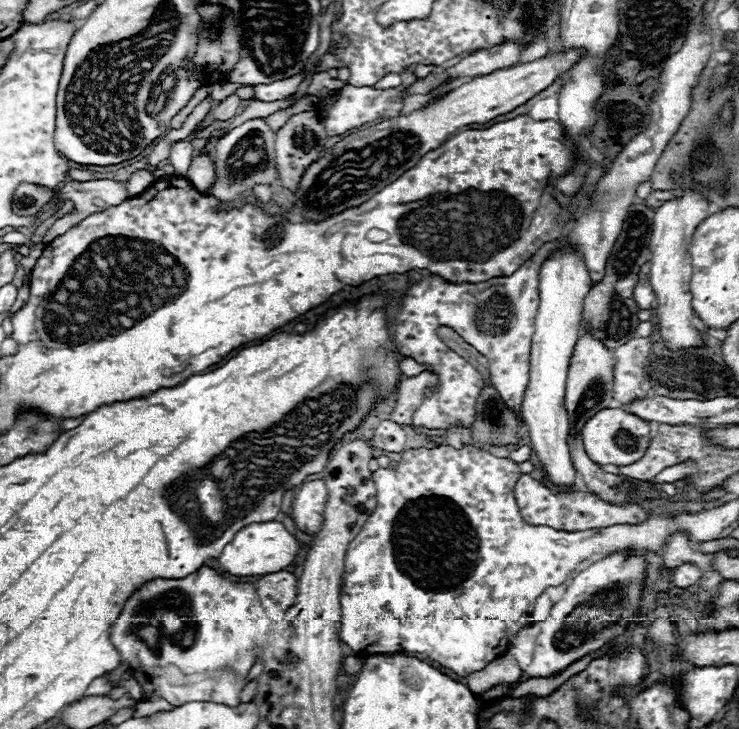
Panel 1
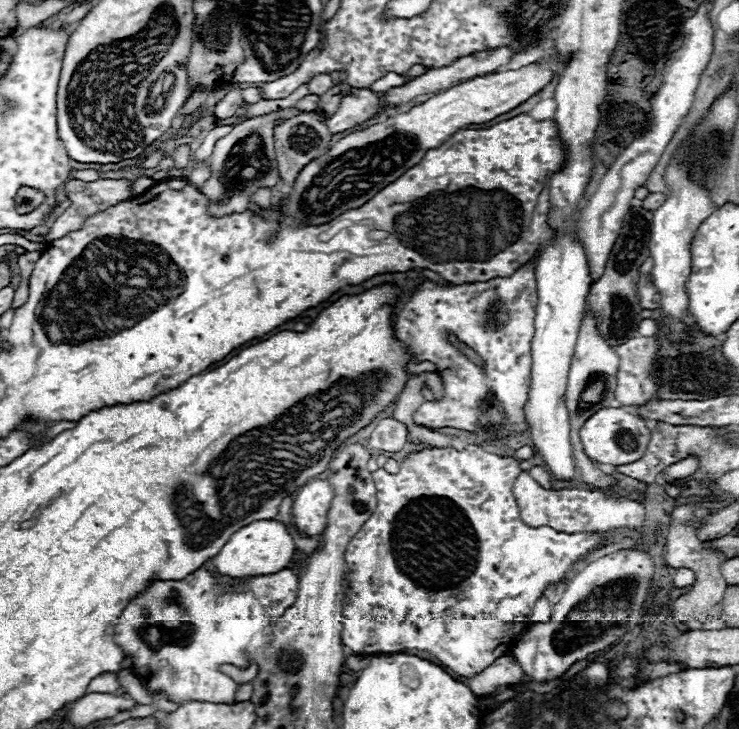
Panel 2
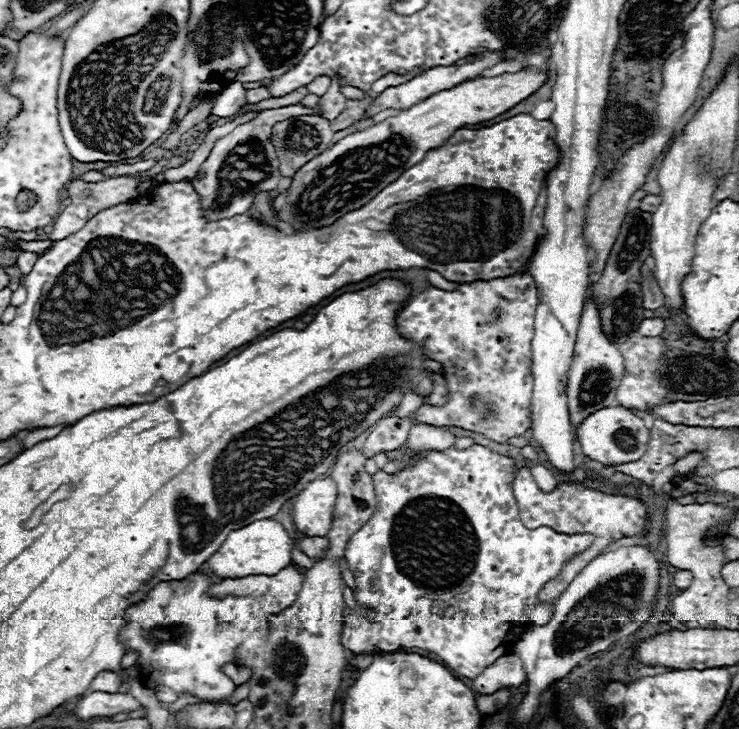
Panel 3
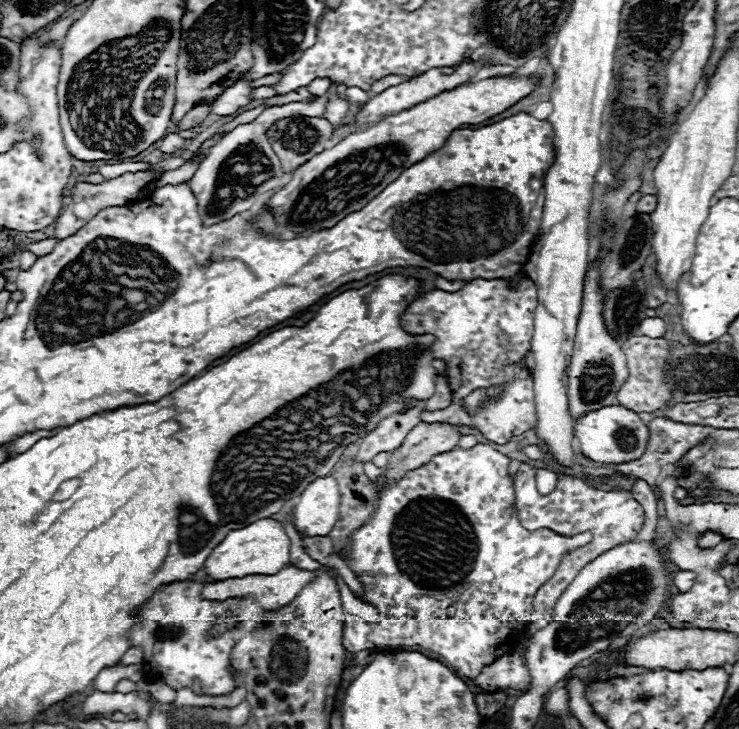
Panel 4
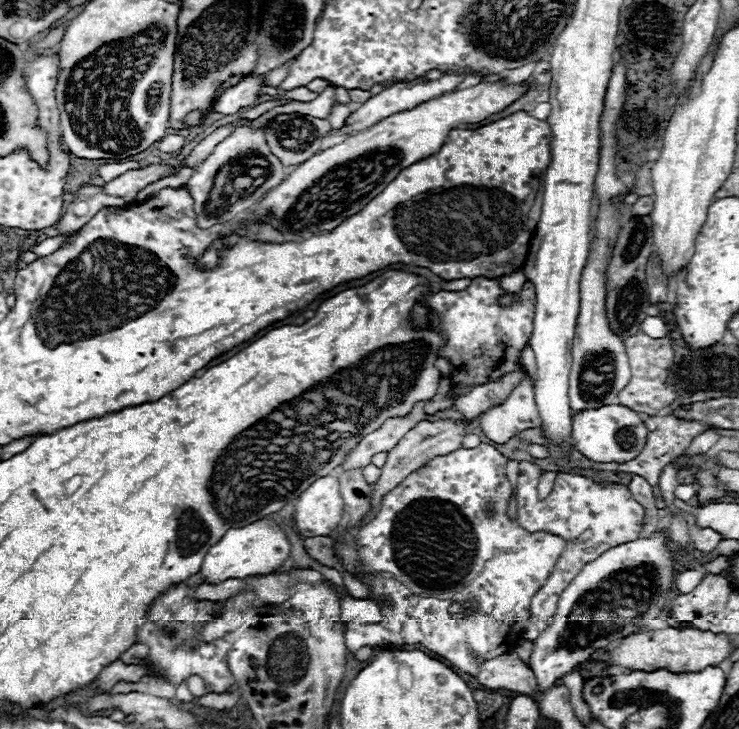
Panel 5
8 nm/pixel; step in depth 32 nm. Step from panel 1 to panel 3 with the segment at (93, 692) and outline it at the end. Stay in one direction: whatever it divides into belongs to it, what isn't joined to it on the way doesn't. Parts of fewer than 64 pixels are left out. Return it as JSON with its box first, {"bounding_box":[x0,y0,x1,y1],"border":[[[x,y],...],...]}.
{"bounding_box":[88,672,120,692],"border":[[[100,672],[92,682],[88,692],[118,692],[120,686],[120,672]]]}

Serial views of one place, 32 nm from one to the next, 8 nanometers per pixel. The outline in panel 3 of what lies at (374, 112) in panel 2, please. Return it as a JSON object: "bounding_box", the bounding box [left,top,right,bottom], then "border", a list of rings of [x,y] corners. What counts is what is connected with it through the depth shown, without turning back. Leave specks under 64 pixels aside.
{"bounding_box":[330,92,374,132],"border":[[[364,92],[364,98],[362,98],[362,100],[350,100],[350,98],[346,98],[346,106],[344,106],[344,110],[338,114],[338,118],[330,120],[330,128],[332,128],[332,132],[344,130],[344,128],[352,126],[354,122],[362,120],[366,108],[368,108],[372,102],[374,102],[374,98],[370,96],[370,92]]]}

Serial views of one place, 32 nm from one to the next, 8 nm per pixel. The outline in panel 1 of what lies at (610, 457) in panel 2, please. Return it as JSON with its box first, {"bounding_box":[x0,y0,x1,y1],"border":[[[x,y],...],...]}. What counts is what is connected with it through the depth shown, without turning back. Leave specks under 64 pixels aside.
{"bounding_box":[582,408,650,466],"border":[[[604,408],[596,416],[592,416],[584,428],[582,428],[582,442],[586,448],[586,454],[592,462],[604,466],[604,464],[634,464],[638,462],[648,444],[650,444],[650,426],[646,420],[624,412],[622,408]]]}

